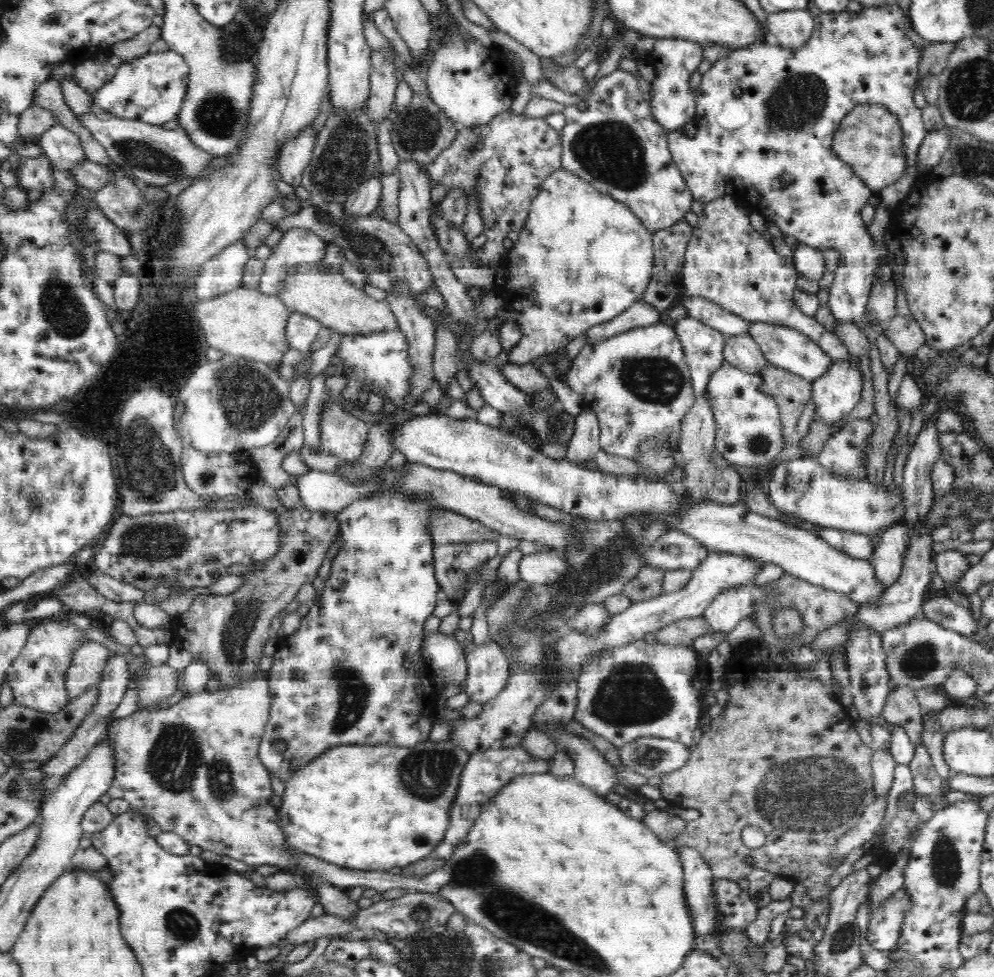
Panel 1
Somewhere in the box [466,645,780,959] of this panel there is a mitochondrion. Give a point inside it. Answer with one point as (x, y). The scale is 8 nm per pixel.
(631, 693)

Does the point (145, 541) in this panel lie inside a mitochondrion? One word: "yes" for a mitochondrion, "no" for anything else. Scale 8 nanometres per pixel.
yes

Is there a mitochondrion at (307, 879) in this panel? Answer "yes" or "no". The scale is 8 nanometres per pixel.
no

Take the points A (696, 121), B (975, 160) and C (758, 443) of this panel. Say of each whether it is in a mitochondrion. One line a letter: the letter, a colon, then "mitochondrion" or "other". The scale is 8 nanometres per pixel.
A: other
B: mitochondrion
C: mitochondrion

